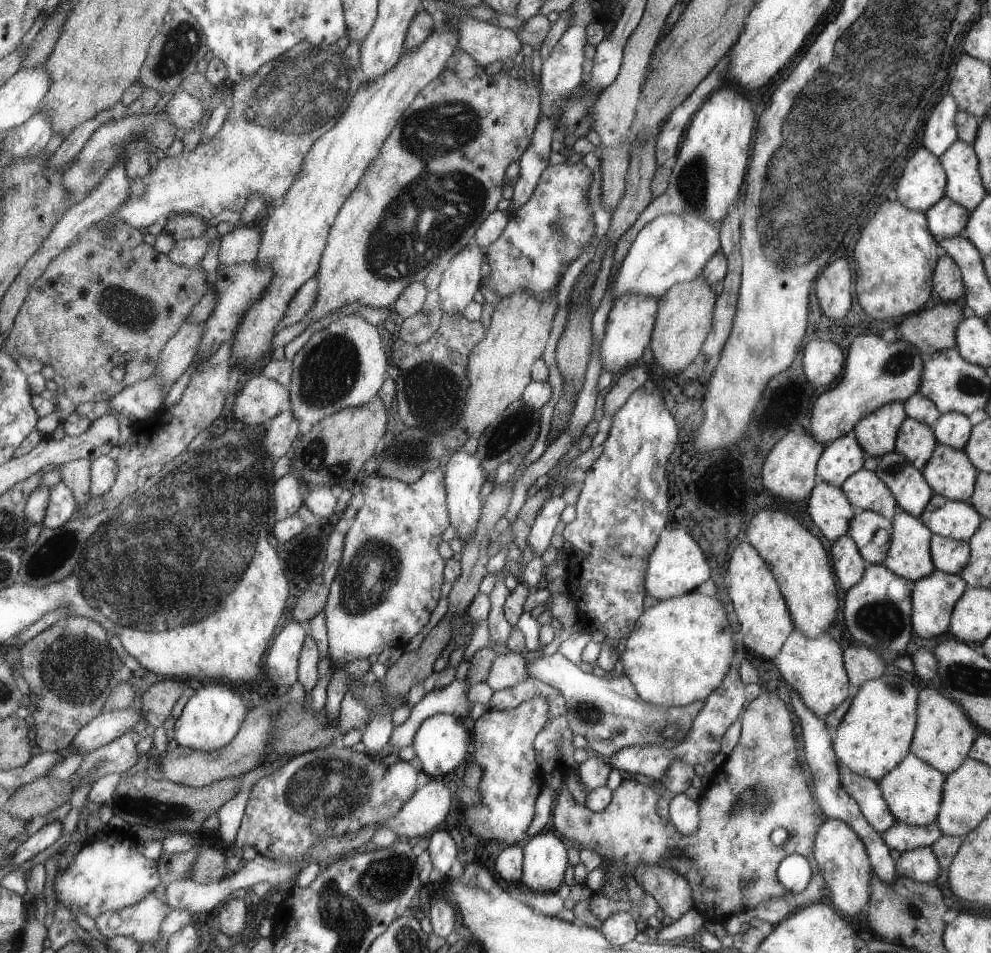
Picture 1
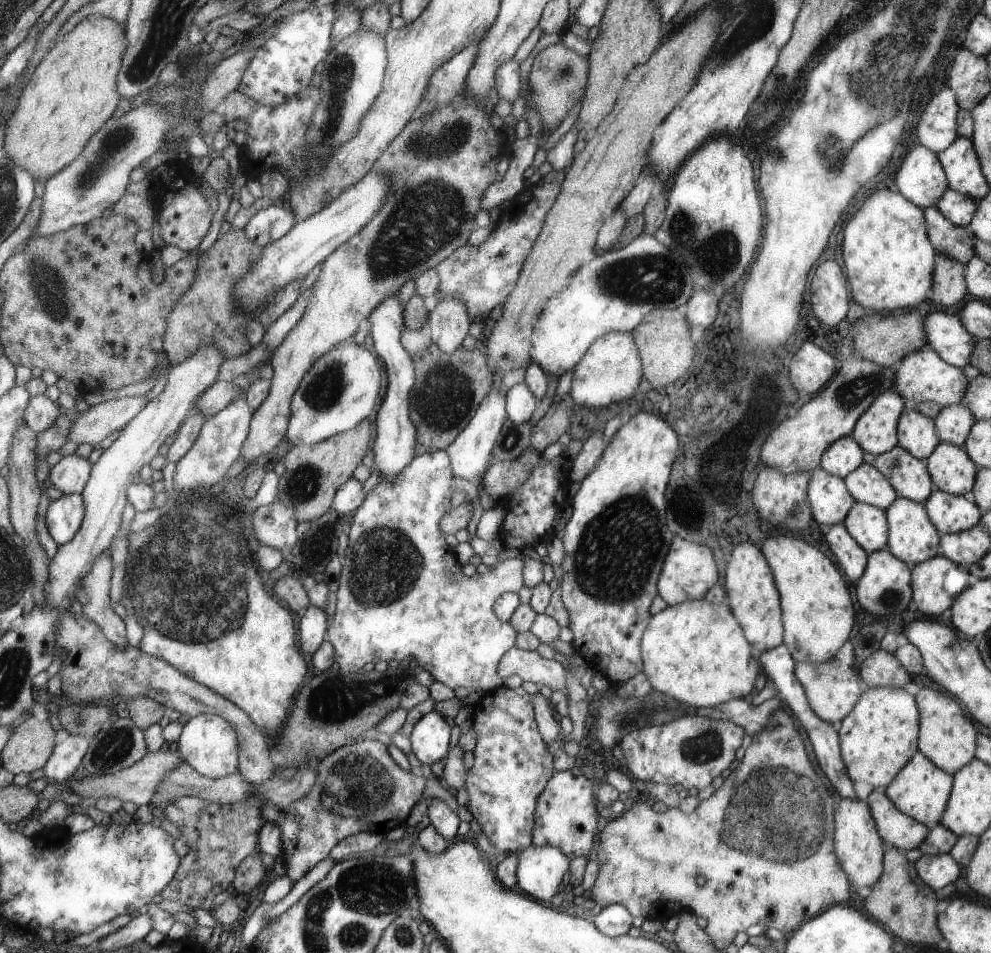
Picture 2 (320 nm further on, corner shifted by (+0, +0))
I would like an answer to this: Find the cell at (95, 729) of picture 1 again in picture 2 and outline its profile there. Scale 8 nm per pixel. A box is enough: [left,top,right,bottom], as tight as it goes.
[43,735,90,784]

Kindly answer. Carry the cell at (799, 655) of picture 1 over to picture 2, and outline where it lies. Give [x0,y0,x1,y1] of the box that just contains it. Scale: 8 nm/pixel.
[794,641,863,723]

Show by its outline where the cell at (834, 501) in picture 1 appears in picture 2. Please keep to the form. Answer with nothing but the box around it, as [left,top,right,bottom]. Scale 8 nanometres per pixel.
[807,467,854,526]

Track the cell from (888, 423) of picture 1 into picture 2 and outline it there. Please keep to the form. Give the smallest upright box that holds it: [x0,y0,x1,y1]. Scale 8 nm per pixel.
[849,389,905,456]

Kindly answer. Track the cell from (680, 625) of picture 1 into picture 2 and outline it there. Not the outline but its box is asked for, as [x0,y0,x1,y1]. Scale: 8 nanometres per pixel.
[640,599,761,708]

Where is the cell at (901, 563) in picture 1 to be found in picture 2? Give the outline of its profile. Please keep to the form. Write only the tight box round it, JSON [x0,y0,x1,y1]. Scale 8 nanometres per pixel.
[886,497,940,567]

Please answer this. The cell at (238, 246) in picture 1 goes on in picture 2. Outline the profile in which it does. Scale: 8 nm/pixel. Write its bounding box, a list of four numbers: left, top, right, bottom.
[242,203,296,248]

